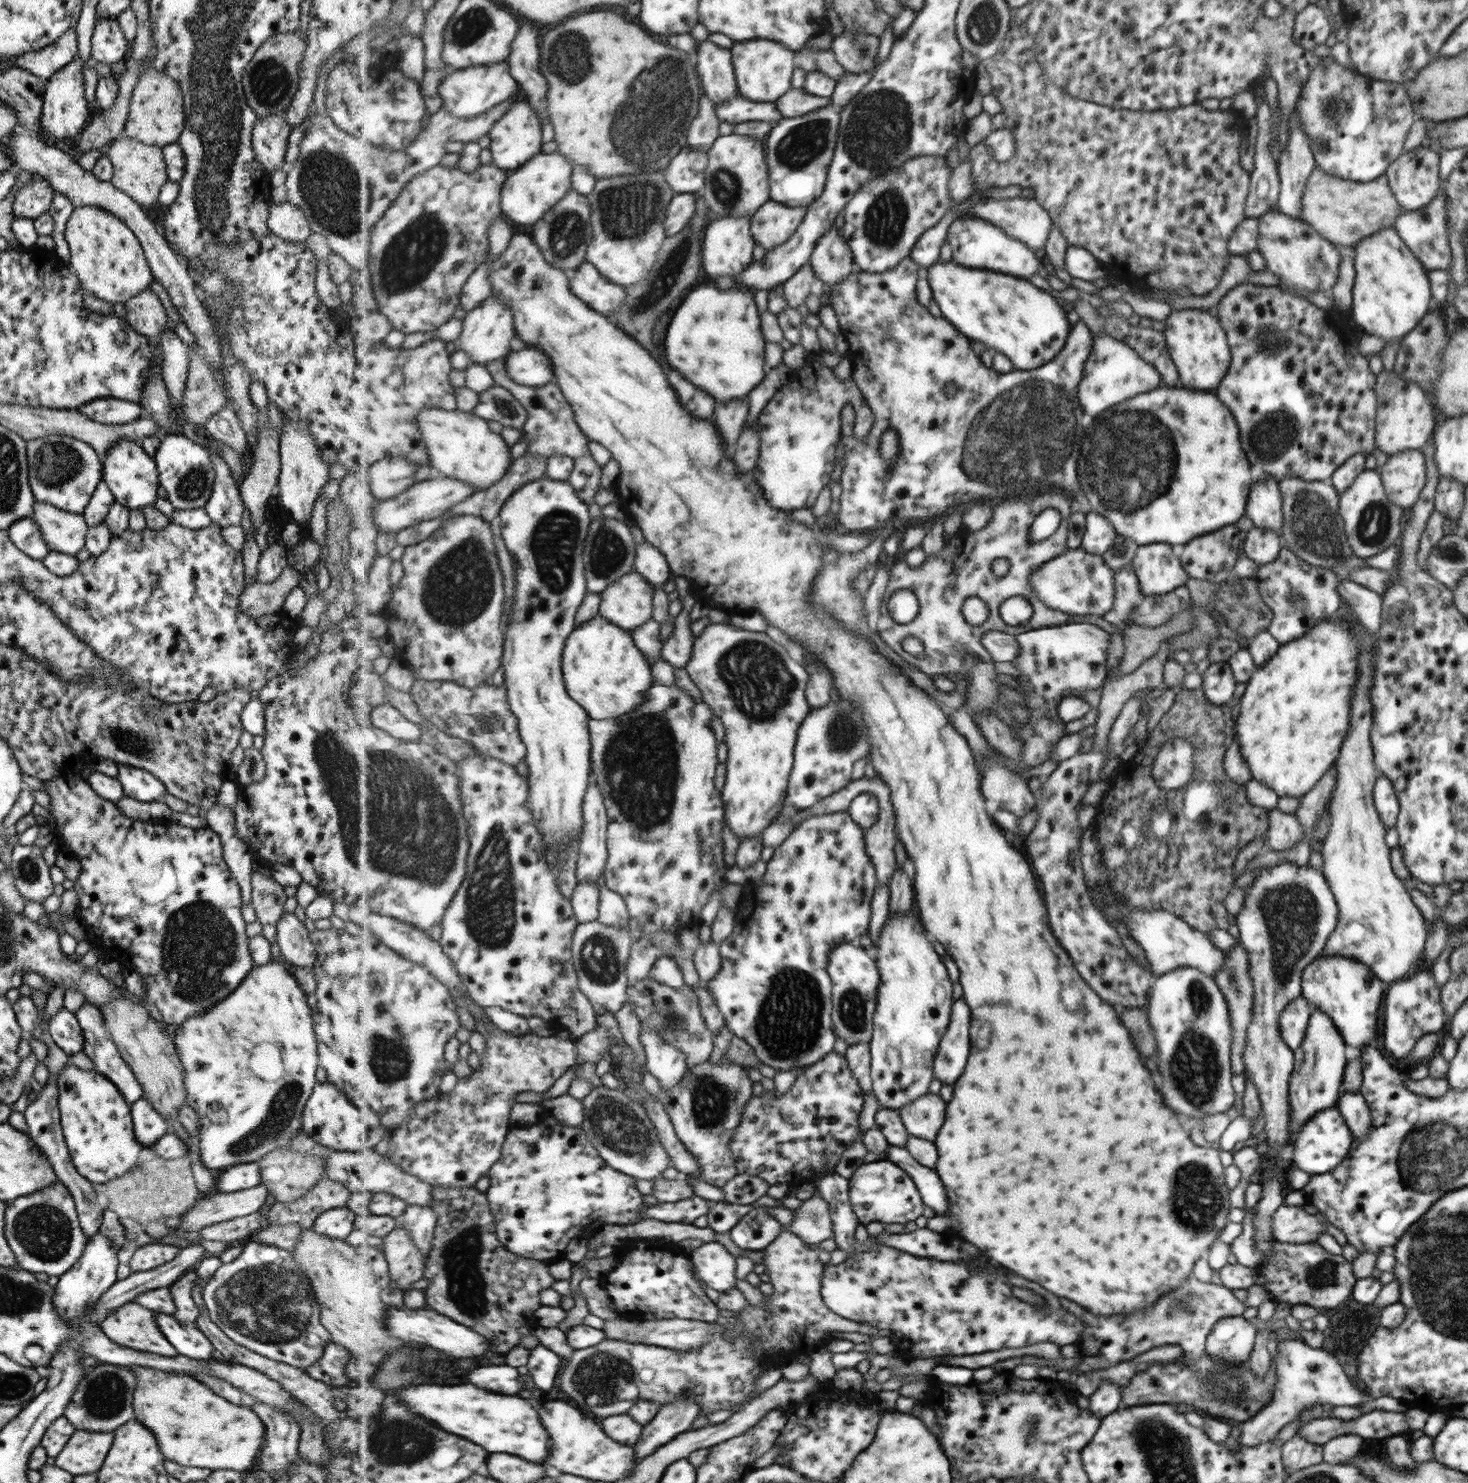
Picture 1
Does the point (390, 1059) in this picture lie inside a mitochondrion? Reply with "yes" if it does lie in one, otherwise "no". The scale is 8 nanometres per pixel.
yes

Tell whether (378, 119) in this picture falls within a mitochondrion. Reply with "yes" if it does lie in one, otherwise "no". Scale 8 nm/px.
no

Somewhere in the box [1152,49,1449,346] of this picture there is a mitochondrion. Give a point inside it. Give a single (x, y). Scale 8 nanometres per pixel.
(1332, 108)

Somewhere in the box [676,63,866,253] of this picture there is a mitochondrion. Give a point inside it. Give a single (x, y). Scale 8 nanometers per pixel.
(802, 144)

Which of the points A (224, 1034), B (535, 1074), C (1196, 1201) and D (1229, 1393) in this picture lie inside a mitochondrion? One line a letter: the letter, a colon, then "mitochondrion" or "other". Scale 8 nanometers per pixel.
A: mitochondrion
B: other
C: mitochondrion
D: mitochondrion

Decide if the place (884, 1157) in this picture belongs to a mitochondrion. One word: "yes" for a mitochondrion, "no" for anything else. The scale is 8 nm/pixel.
no

